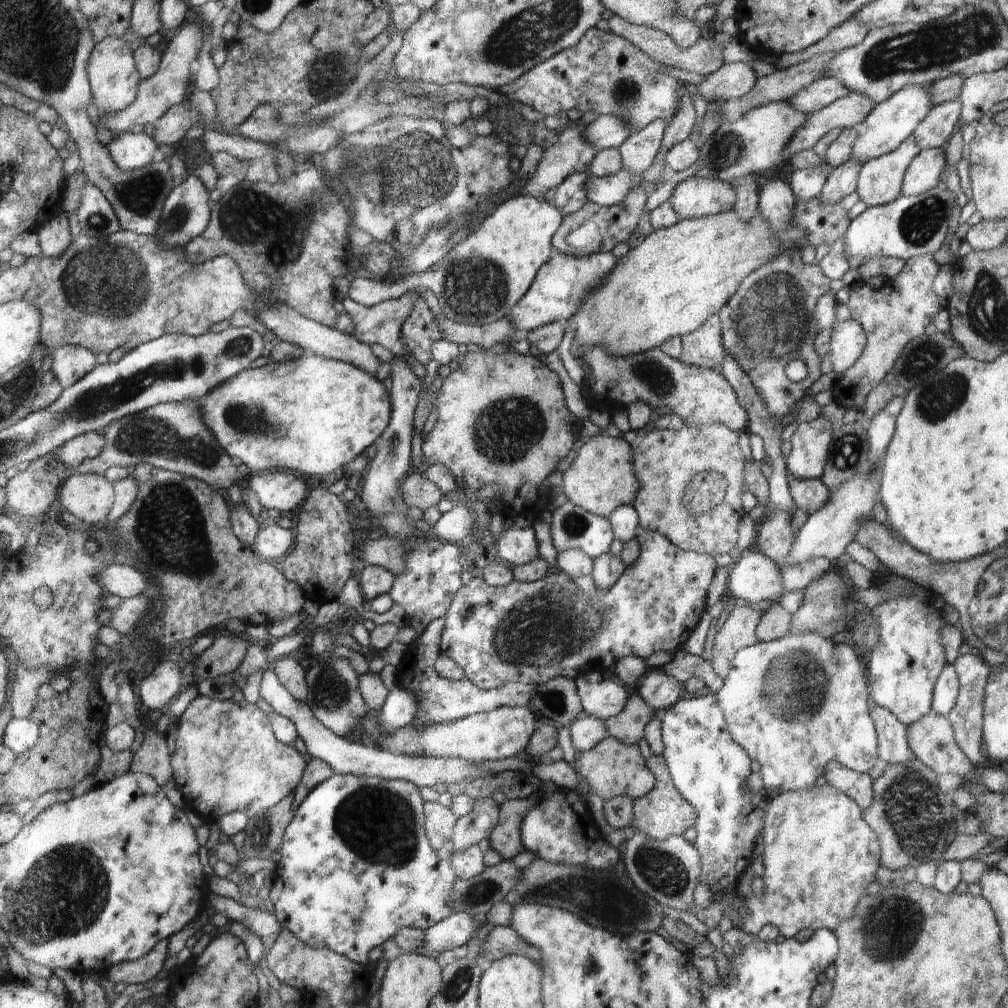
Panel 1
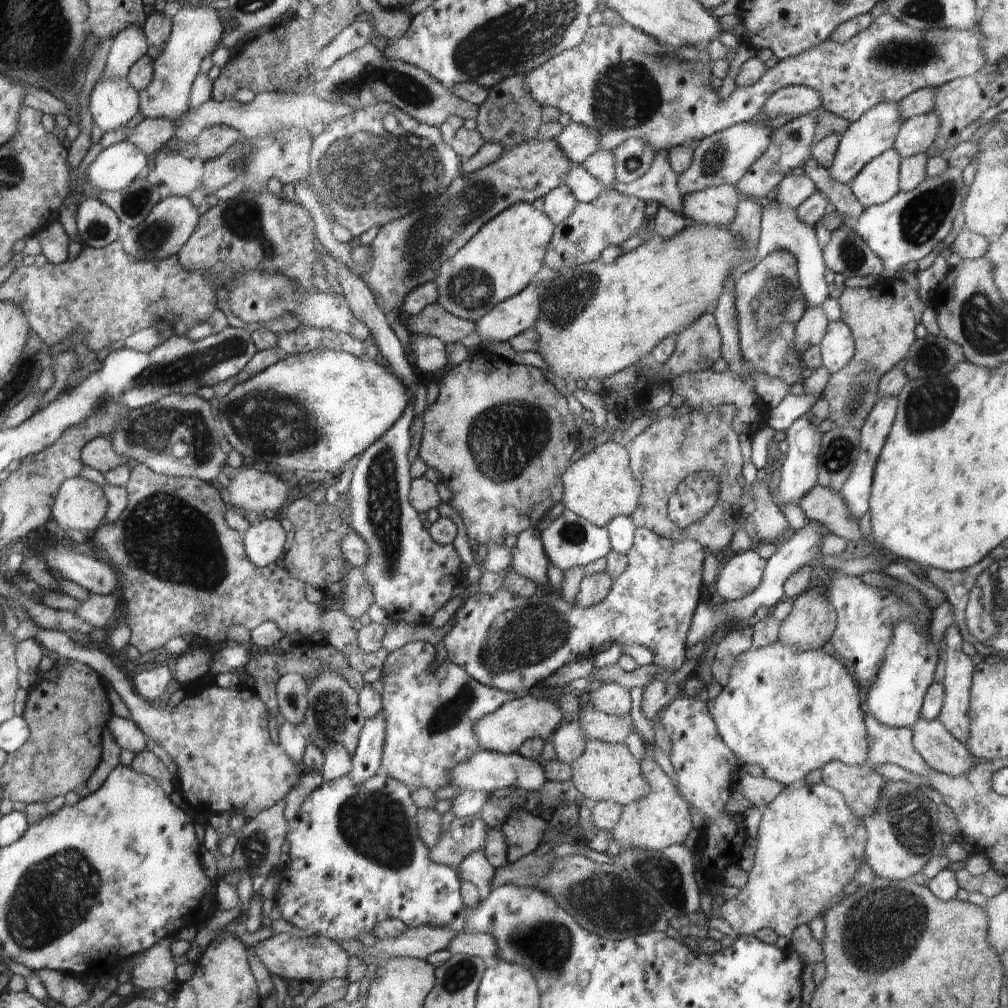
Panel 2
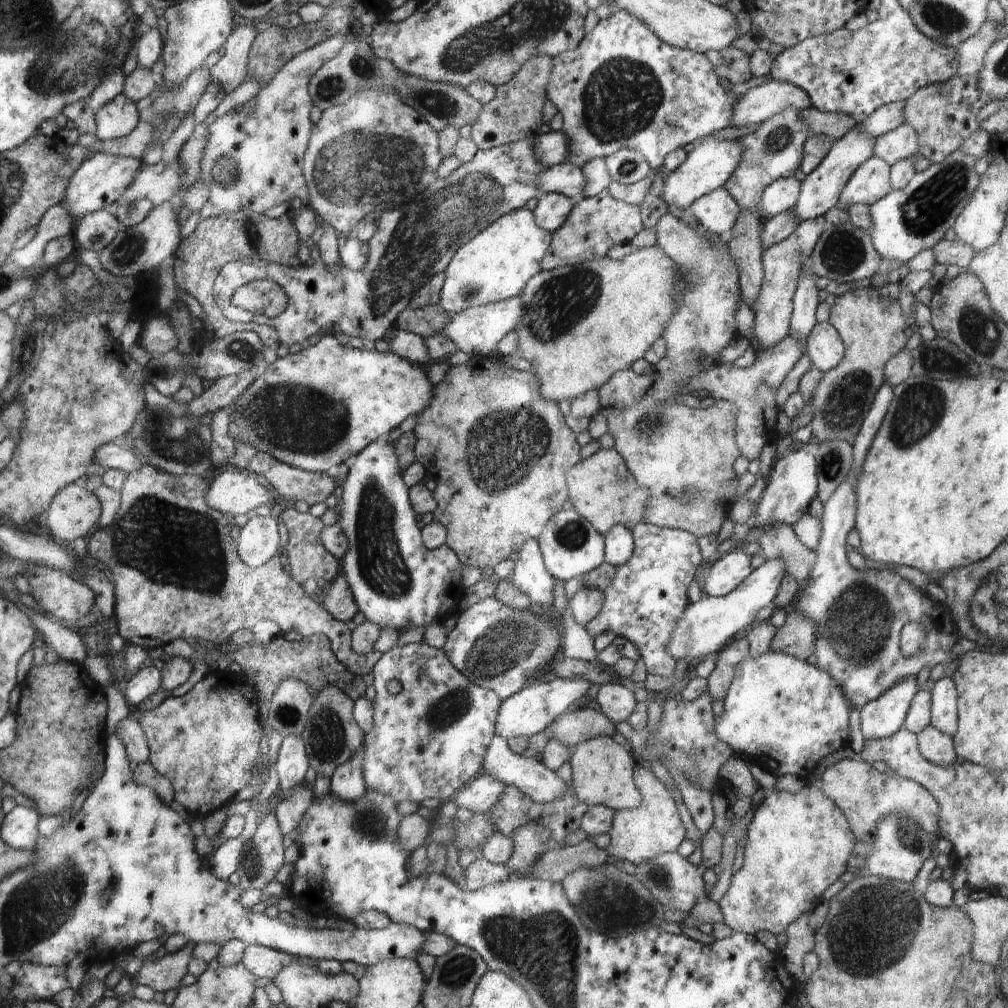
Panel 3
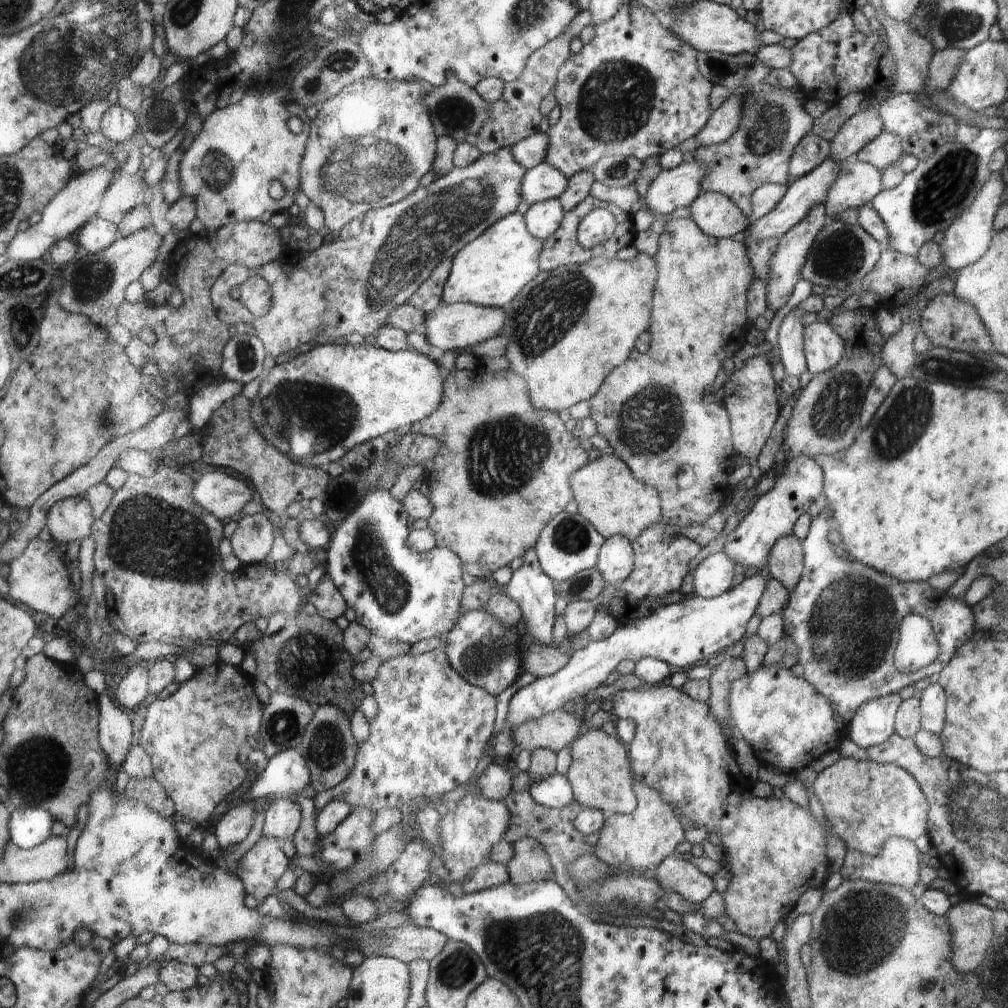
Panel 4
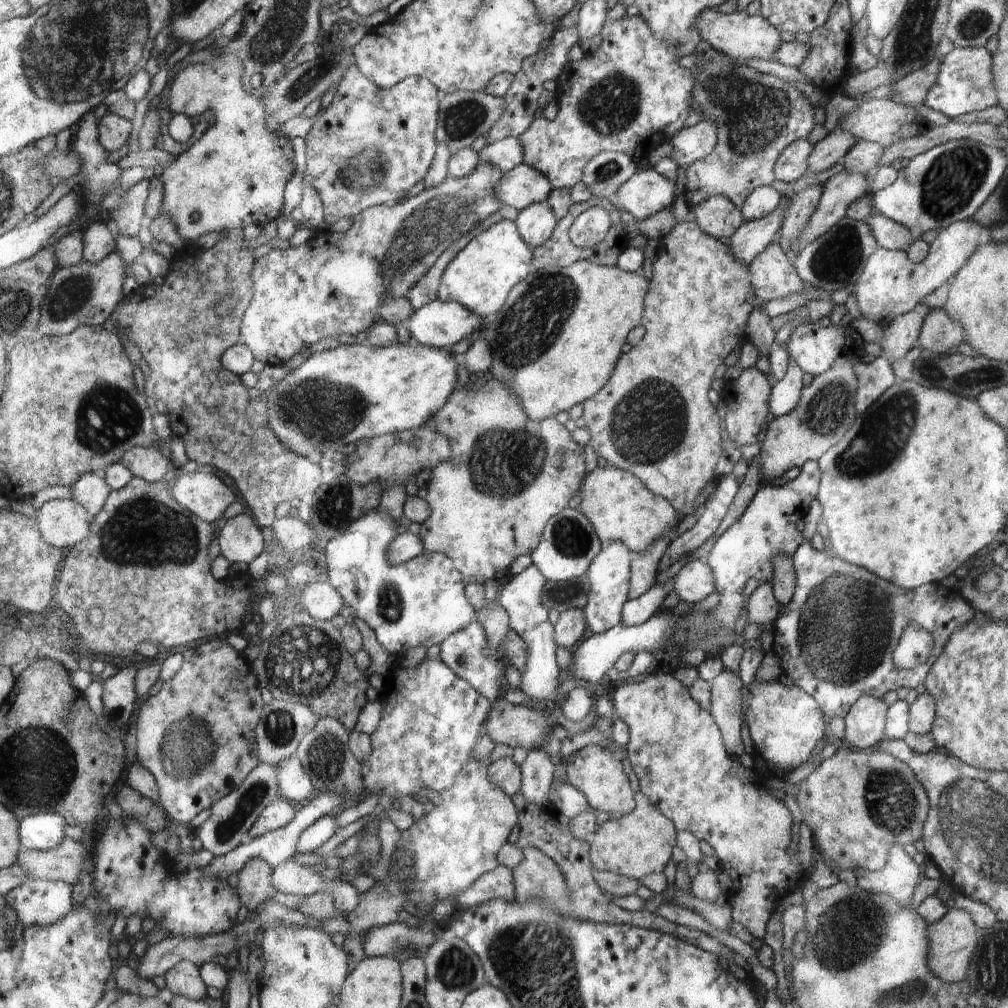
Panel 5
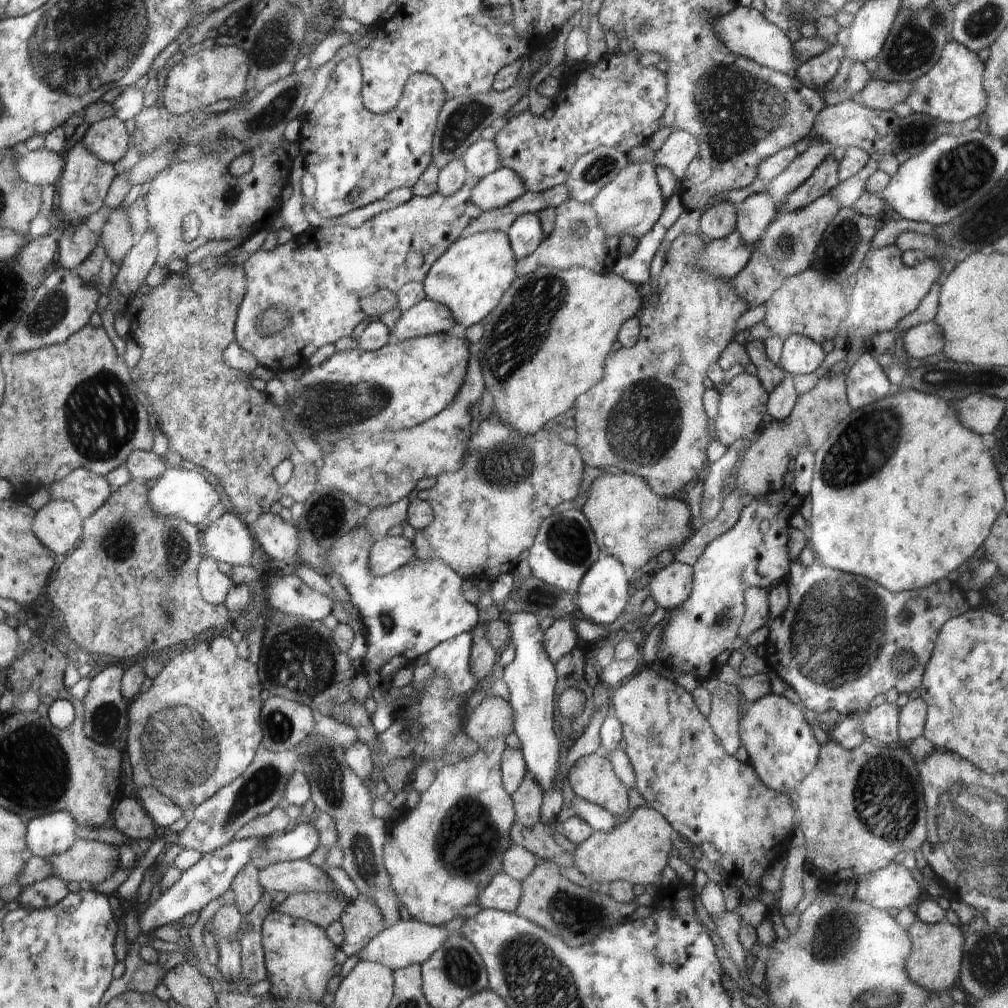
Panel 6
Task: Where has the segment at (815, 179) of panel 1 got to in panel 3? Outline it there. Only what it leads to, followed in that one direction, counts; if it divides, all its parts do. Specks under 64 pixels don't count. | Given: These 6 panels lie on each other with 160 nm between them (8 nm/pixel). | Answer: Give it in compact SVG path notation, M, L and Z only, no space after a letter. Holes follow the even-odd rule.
M794 175L771 182L763 192L762 216L772 218L781 212L791 210L798 200L802 177Z

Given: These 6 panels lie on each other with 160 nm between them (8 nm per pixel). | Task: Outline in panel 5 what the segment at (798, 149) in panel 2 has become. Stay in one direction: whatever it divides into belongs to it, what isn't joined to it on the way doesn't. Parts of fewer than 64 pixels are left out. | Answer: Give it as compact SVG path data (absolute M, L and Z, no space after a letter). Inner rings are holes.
M700 41L695 52L697 54L697 71L693 72L695 77L695 99L697 106L701 108L706 117L712 119L717 126L717 143L712 151L710 156L704 157L703 159L693 162L691 165L688 165L686 170L682 172L682 180L684 182L684 196L687 199L690 207L699 206L703 200L710 199L713 196L727 196L731 201L733 201L741 210L744 201L747 199L747 196L751 194L755 188L763 187L764 185L770 185L775 180L773 173L774 165L777 163L780 153L789 145L792 144L795 140L806 139L810 134L810 131L814 128L816 124L814 116L814 107L810 104L809 99L807 99L799 90L796 90L792 84L787 83L781 78L776 78L772 75L767 75L764 73L759 73L754 70L752 67L742 66L738 64L736 60L727 57L724 54L720 54L712 45L709 45L706 41Z

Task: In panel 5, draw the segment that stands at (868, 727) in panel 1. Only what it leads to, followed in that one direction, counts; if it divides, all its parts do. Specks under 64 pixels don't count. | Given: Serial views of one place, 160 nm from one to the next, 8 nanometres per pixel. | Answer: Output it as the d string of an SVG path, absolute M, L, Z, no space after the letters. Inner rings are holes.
M784 678L752 681L742 692L742 718L748 724L754 748L768 766L790 772L810 758L819 738L829 735L828 722L818 703Z

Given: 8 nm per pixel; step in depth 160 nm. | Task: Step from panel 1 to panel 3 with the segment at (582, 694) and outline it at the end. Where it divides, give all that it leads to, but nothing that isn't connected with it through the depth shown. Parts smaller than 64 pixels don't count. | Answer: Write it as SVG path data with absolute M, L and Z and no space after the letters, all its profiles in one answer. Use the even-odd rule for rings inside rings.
M617 683L601 684L593 702L613 723L630 718L638 704L633 690Z

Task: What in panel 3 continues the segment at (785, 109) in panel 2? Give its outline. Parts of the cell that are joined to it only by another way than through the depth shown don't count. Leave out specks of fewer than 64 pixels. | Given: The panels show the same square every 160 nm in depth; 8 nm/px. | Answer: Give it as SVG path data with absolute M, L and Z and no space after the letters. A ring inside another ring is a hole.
M768 80L738 96L732 126L760 124L784 109L796 112L812 107L808 94L796 85Z

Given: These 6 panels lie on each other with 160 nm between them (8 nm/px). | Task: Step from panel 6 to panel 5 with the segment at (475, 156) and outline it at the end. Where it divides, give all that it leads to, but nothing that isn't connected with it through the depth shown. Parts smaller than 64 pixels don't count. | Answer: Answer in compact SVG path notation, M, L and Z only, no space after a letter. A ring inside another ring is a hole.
M506 137L486 144L478 154L481 161L489 162L505 173L523 163L524 147L520 137Z

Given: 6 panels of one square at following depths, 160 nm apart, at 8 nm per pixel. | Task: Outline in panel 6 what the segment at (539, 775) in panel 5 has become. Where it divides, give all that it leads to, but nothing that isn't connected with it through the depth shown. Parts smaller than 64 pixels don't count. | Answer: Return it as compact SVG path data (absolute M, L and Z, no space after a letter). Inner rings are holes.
M527 771L518 790L511 794L514 798L515 818L527 827L538 823L542 815L544 793L545 790L540 786L540 783L530 771Z

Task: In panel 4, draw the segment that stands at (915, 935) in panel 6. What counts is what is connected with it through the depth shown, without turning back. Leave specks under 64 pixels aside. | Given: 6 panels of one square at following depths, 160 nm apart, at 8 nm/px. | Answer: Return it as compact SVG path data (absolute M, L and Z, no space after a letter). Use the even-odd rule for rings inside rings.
M962 899L959 903L950 907L945 917L949 922L953 936L953 952L951 956L953 965L960 973L974 972L984 960L984 952L995 940L993 936L994 910L988 908L986 903Z

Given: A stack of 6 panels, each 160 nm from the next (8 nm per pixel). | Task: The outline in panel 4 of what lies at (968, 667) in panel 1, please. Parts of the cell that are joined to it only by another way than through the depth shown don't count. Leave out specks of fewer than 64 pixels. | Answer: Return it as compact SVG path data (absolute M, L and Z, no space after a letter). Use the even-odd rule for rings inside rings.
M930 684L918 693L921 710L921 728L940 734L946 720L946 694L940 684Z

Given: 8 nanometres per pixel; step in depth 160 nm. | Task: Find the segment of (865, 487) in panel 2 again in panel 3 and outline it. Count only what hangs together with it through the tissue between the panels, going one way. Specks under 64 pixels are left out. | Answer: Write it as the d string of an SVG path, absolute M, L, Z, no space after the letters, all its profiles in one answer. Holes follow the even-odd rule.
M884 381L881 387L876 391L866 418L861 424L858 434L854 438L853 459L850 470L846 478L838 485L838 488L832 493L832 496L823 504L821 522L821 537L818 548L816 562L810 571L809 578L804 582L794 603L788 609L798 609L802 615L816 621L817 640L815 642L815 652L812 658L813 664L818 668L824 669L832 679L838 683L845 697L849 700L852 708L861 709L864 704L871 700L876 700L881 694L891 689L902 679L916 678L919 670L924 666L936 666L936 664L949 664L951 648L960 638L955 622L951 616L949 608L941 602L936 602L930 596L918 587L915 587L910 581L901 577L894 570L890 572L890 566L870 566L870 571L860 572L850 565L846 551L848 549L848 534L855 527L857 515L857 478L864 464L865 457L868 454L871 442L874 440L882 420L888 412L893 388ZM910 621L920 622L924 625L925 635L922 650L917 652L912 658L904 657L899 649L899 636L901 628Z

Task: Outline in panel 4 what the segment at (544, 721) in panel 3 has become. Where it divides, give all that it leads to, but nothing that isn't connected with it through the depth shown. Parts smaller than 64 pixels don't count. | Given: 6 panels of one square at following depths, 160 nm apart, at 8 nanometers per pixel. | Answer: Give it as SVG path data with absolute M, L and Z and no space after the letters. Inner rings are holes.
M758 572L717 597L704 598L694 594L679 603L666 604L629 625L619 624L607 639L590 641L584 650L572 653L563 669L547 677L538 677L532 684L515 692L509 702L507 723L518 727L529 720L559 711L566 702L580 699L590 690L598 688L624 659L638 663L645 657L651 657L664 660L674 668L686 669L686 666L692 666L712 654L724 653L726 648L742 640L746 634L748 620L759 608L767 582Z

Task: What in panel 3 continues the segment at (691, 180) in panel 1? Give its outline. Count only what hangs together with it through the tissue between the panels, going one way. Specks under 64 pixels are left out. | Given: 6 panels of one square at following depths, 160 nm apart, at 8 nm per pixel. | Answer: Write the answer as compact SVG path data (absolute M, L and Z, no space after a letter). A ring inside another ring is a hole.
M724 186L701 196L691 204L690 210L705 229L722 237L727 236L742 214L738 201Z

